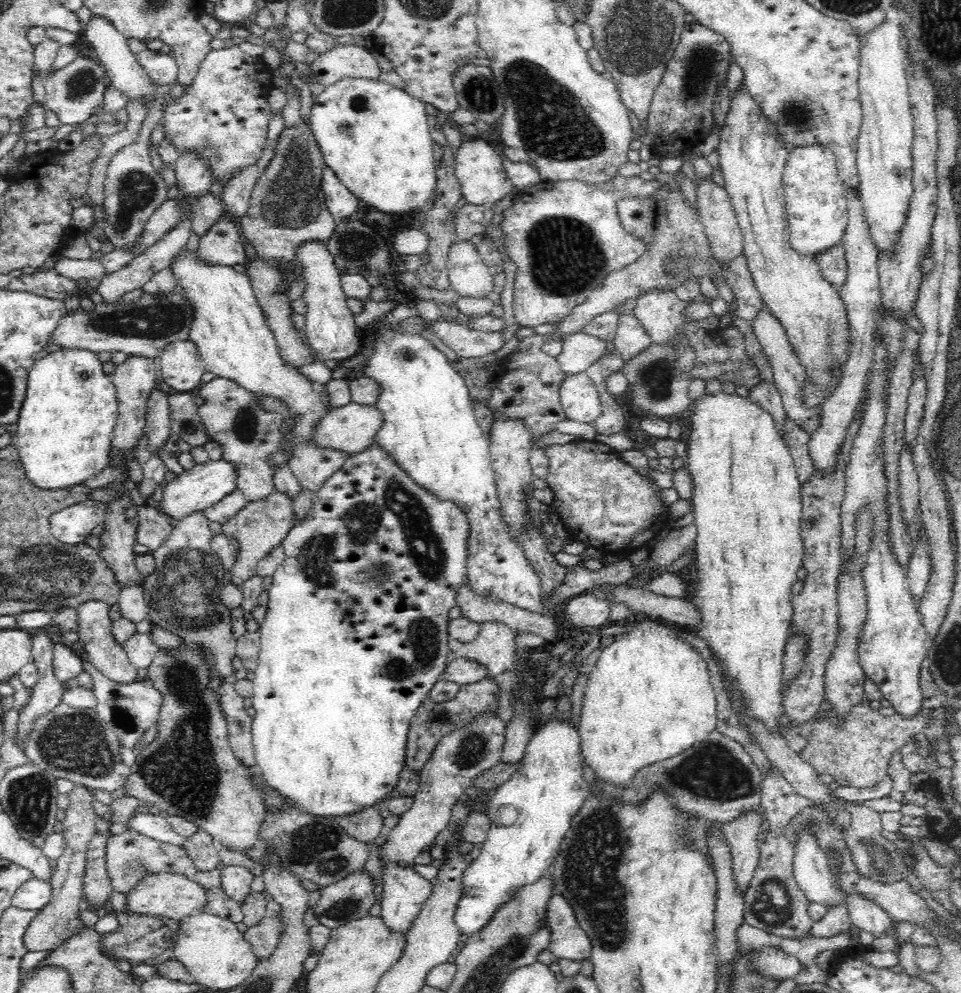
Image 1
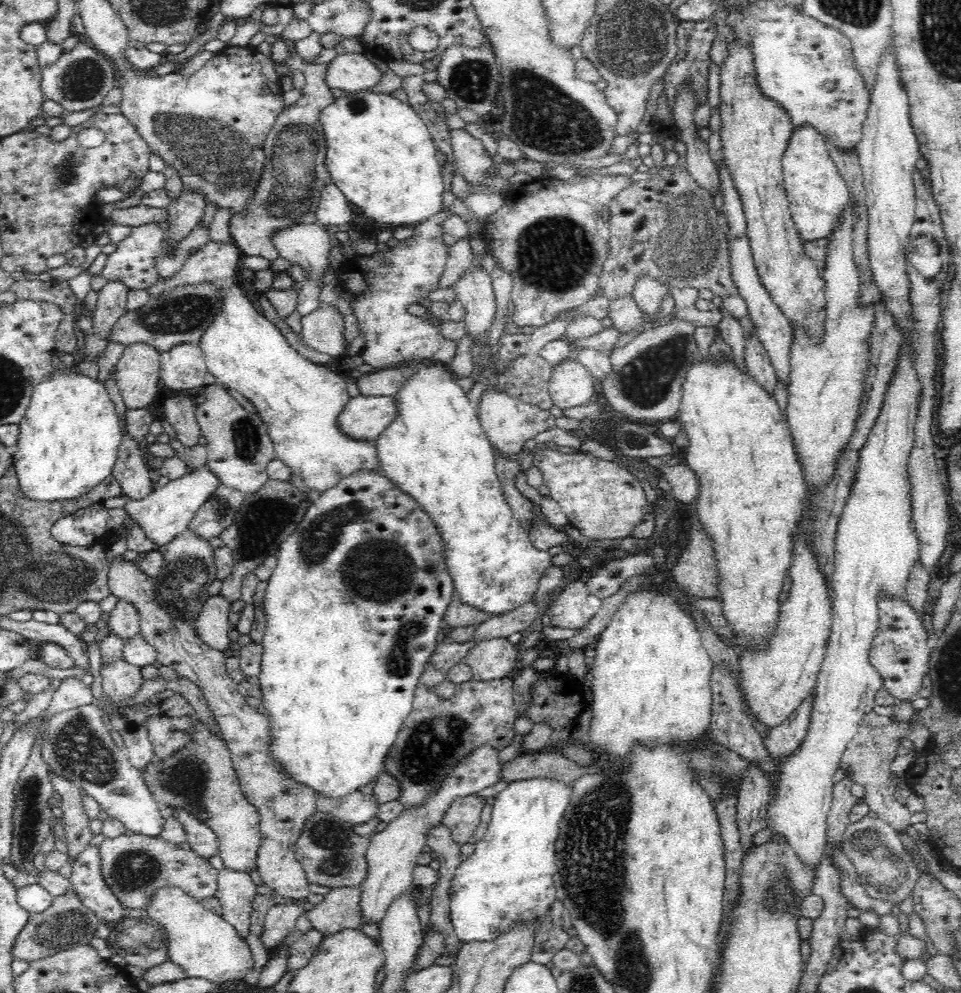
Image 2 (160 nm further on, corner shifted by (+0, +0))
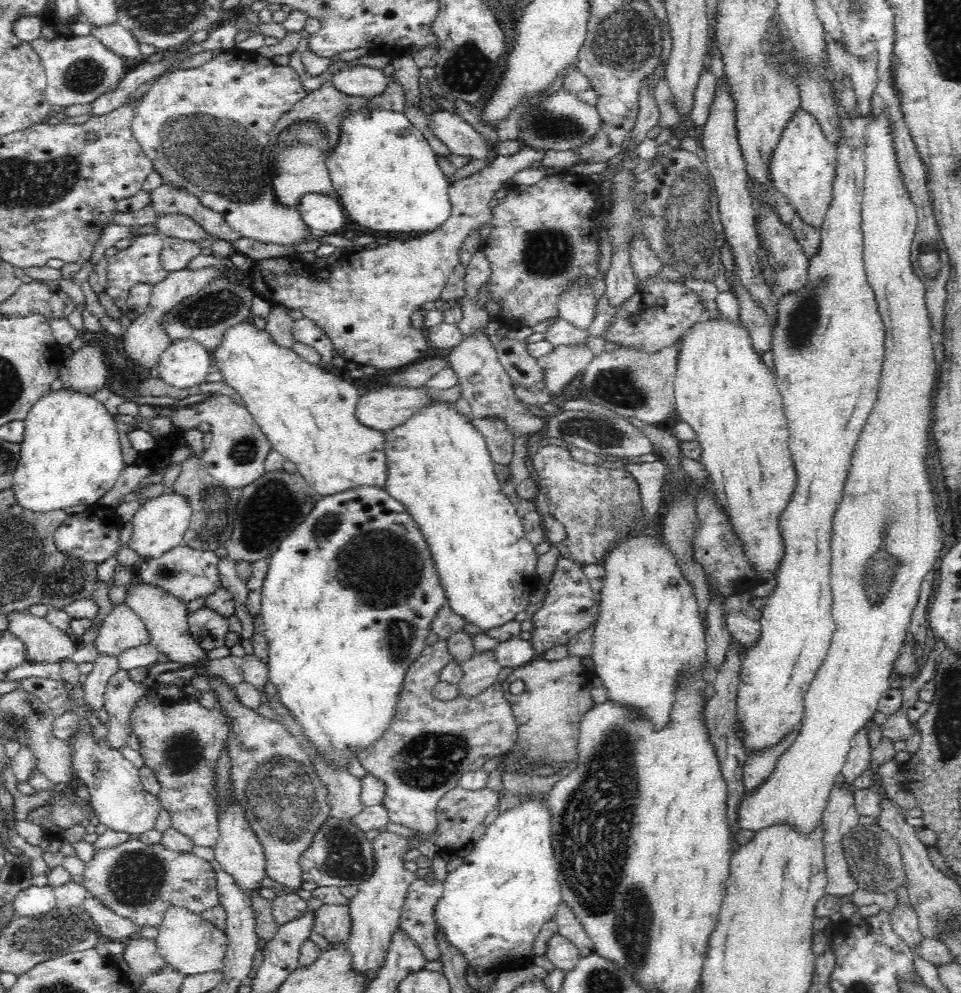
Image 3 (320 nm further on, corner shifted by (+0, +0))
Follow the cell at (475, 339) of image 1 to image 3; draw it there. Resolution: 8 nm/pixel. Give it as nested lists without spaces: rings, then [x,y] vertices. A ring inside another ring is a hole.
[[[521,148],[512,156],[498,155],[480,171],[453,182],[449,188],[449,202],[452,203],[449,217],[428,234],[408,240],[390,240],[388,244],[374,249],[358,248],[341,256],[325,275],[319,274],[313,265],[300,258],[286,256],[253,260],[248,270],[252,279],[249,287],[267,304],[278,302],[287,306],[288,310],[299,310],[304,320],[314,322],[331,338],[335,346],[333,358],[342,357],[349,366],[374,366],[379,371],[415,363],[426,356],[429,343],[425,328],[412,328],[412,314],[420,310],[423,304],[436,302],[440,298],[450,273],[460,263],[460,248],[464,240],[472,232],[480,231],[491,217],[492,208],[489,204],[495,198],[494,192],[511,182],[517,172],[531,167],[534,162],[541,162],[544,154],[544,151]]]

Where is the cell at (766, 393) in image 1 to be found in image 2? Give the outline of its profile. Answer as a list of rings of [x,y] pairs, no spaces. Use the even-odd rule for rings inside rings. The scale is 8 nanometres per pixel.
[[[755,329],[748,336],[745,346],[745,363],[748,374],[752,375],[753,382],[756,382],[761,390],[768,391],[768,394],[772,395],[777,383],[776,370],[771,364],[764,344],[758,340]]]

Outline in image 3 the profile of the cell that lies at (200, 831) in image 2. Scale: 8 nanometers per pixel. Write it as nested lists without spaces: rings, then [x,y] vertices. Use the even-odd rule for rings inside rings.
[[[177,683],[153,684],[146,695],[135,702],[130,720],[134,734],[140,740],[139,752],[144,758],[144,765],[154,771],[161,785],[159,800],[161,807],[170,813],[171,828],[188,836],[195,846],[213,849],[219,840],[219,825],[209,795],[212,782],[210,769],[217,764],[222,750],[227,748],[230,720],[221,714],[220,709],[202,707],[198,698],[179,688]]]

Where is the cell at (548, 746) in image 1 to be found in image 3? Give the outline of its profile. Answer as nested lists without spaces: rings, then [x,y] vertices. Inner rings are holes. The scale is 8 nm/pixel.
[[[528,798],[522,800],[520,806],[499,814],[474,844],[470,854],[463,858],[463,864],[447,873],[443,880],[442,897],[435,907],[436,926],[443,930],[450,946],[465,954],[468,964],[493,960],[506,952],[518,952],[519,956],[523,956],[523,964],[535,958],[536,936],[548,920],[555,918],[557,908],[563,904],[551,840],[550,806],[546,808],[544,800]]]

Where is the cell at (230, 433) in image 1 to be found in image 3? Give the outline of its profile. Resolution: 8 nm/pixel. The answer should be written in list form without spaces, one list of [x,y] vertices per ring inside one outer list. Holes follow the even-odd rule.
[[[216,394],[216,398],[208,396],[194,405],[172,410],[172,423],[182,432],[196,429],[200,422],[212,426],[212,442],[206,446],[201,459],[206,472],[216,481],[226,487],[241,489],[264,474],[266,457],[273,448],[246,407],[239,406],[230,396]]]

